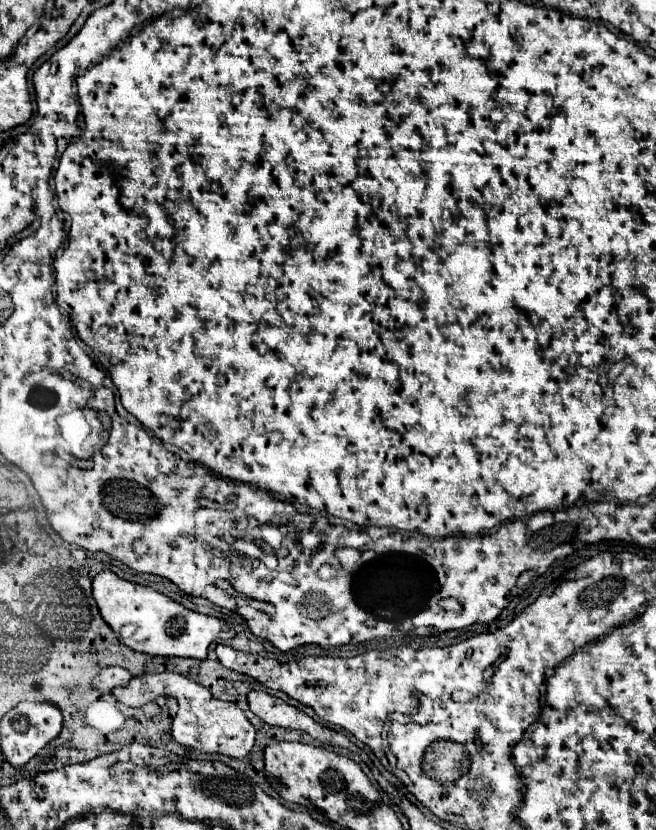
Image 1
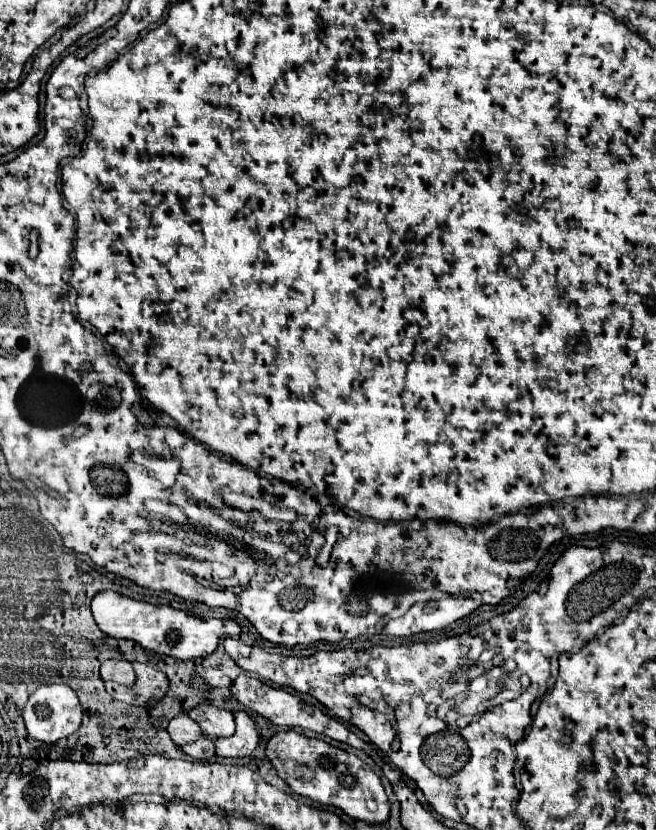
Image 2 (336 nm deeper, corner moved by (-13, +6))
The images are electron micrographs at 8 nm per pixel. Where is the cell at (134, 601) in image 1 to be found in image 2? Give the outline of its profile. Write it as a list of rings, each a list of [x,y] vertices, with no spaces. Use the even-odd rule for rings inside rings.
[[[113,590],[99,592],[91,602],[93,618],[97,626],[113,636],[113,638],[127,638],[141,644],[147,650],[157,654],[167,654],[177,660],[193,660],[215,652],[219,640],[224,636],[239,635],[241,627],[233,620],[217,620],[217,618],[197,618],[185,614],[183,610],[175,610],[171,606],[155,606],[143,600],[133,600]]]

